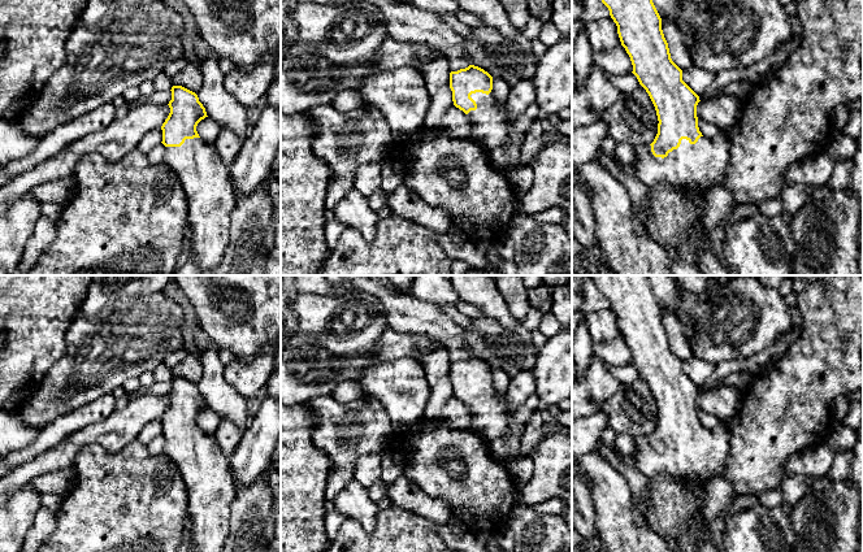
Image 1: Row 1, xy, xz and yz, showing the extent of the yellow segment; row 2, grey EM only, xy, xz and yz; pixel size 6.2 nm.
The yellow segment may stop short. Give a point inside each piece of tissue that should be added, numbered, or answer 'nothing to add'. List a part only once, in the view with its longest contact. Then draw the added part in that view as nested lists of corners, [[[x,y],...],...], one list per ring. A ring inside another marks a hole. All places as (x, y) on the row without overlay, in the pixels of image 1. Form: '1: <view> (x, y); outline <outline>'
1: yz (701, 457); outline [[[727,422],[714,430],[701,427],[695,435],[682,430],[680,438],[664,449],[655,448],[651,436],[636,434],[634,442],[638,447],[634,462],[645,477],[665,474],[703,487],[706,495],[695,523],[708,523],[734,501],[733,488],[724,477],[730,445]]]

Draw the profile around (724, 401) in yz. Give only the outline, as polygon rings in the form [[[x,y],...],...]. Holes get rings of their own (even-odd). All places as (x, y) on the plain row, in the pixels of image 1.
[[[732,386],[701,391],[697,396],[697,408],[716,416],[721,422],[729,422],[742,405],[743,396]]]

